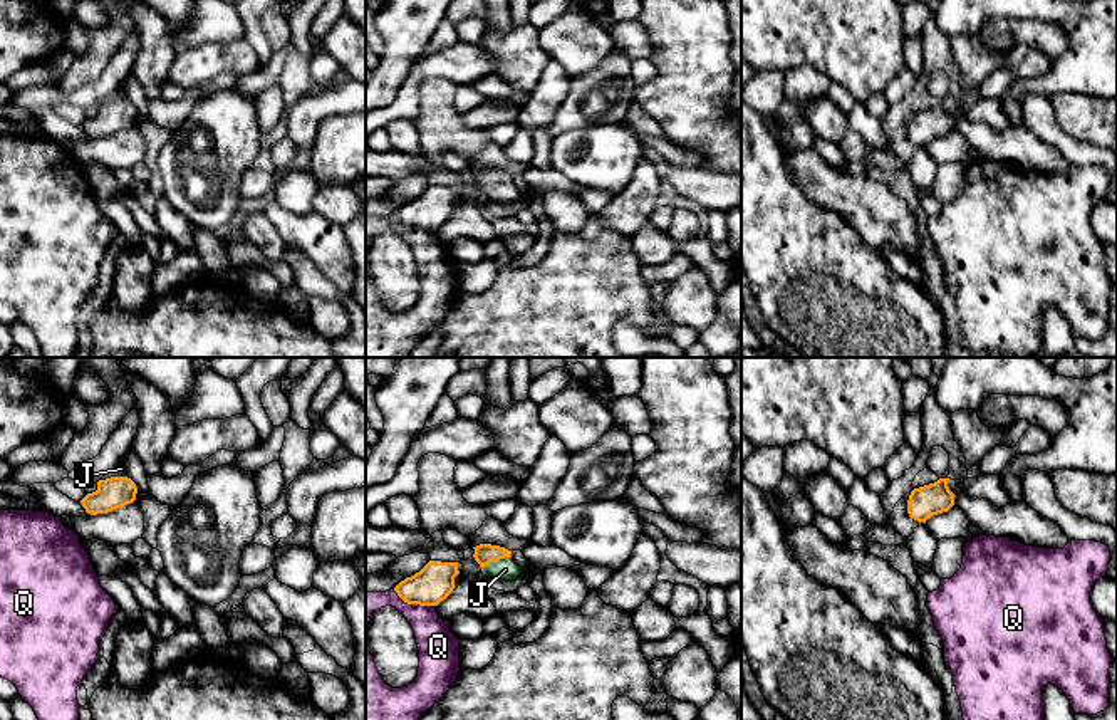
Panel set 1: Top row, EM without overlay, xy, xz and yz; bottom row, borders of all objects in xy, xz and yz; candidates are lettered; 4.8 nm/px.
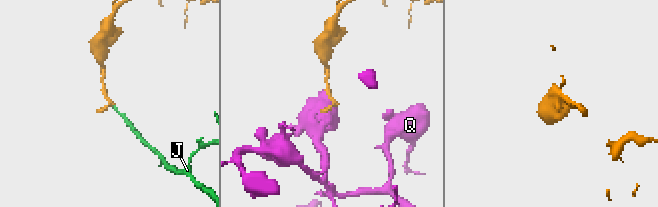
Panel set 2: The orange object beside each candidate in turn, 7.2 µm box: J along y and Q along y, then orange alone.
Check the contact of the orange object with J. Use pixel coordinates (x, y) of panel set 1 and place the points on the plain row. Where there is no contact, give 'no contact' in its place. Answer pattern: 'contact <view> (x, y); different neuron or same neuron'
contact xz (495, 183); same neuron

